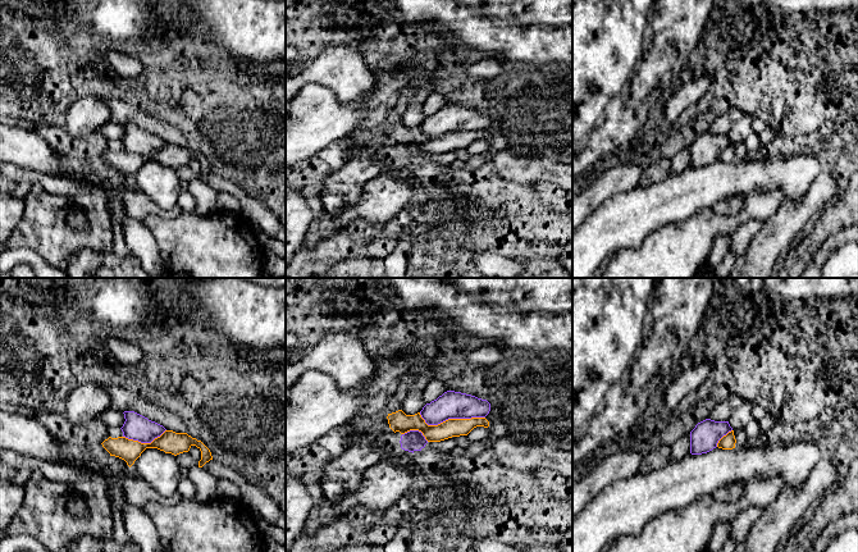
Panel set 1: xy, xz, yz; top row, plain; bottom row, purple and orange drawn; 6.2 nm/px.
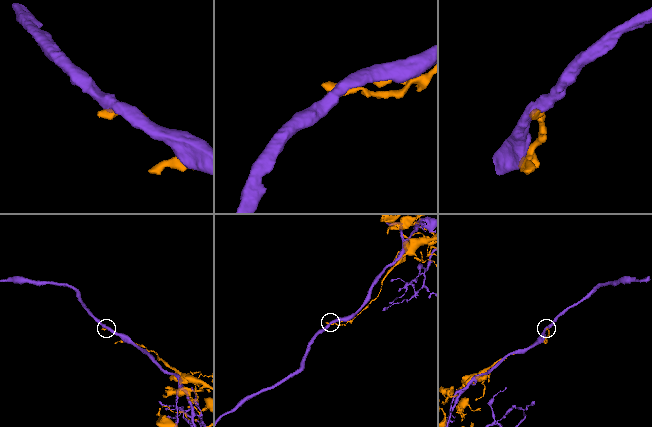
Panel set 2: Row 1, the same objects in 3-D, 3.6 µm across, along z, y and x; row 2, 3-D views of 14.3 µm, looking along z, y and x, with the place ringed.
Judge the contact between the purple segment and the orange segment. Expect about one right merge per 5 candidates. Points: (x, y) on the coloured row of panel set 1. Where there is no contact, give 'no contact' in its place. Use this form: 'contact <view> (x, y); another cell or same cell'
contact xz (451, 418); another cell

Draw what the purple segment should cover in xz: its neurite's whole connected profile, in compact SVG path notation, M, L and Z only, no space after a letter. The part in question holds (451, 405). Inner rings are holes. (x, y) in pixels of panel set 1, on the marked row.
M447 391L437 400L426 403L420 415L428 425L438 425L448 419L485 418L489 411L490 403L487 400Z

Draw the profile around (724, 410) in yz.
M727 396L712 410L708 419L715 421L729 421L733 412L744 402L745 400L739 396Z

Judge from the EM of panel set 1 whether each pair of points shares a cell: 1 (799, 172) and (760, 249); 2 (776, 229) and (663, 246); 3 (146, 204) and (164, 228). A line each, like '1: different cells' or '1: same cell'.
1: different cells
2: different cells
3: different cells

